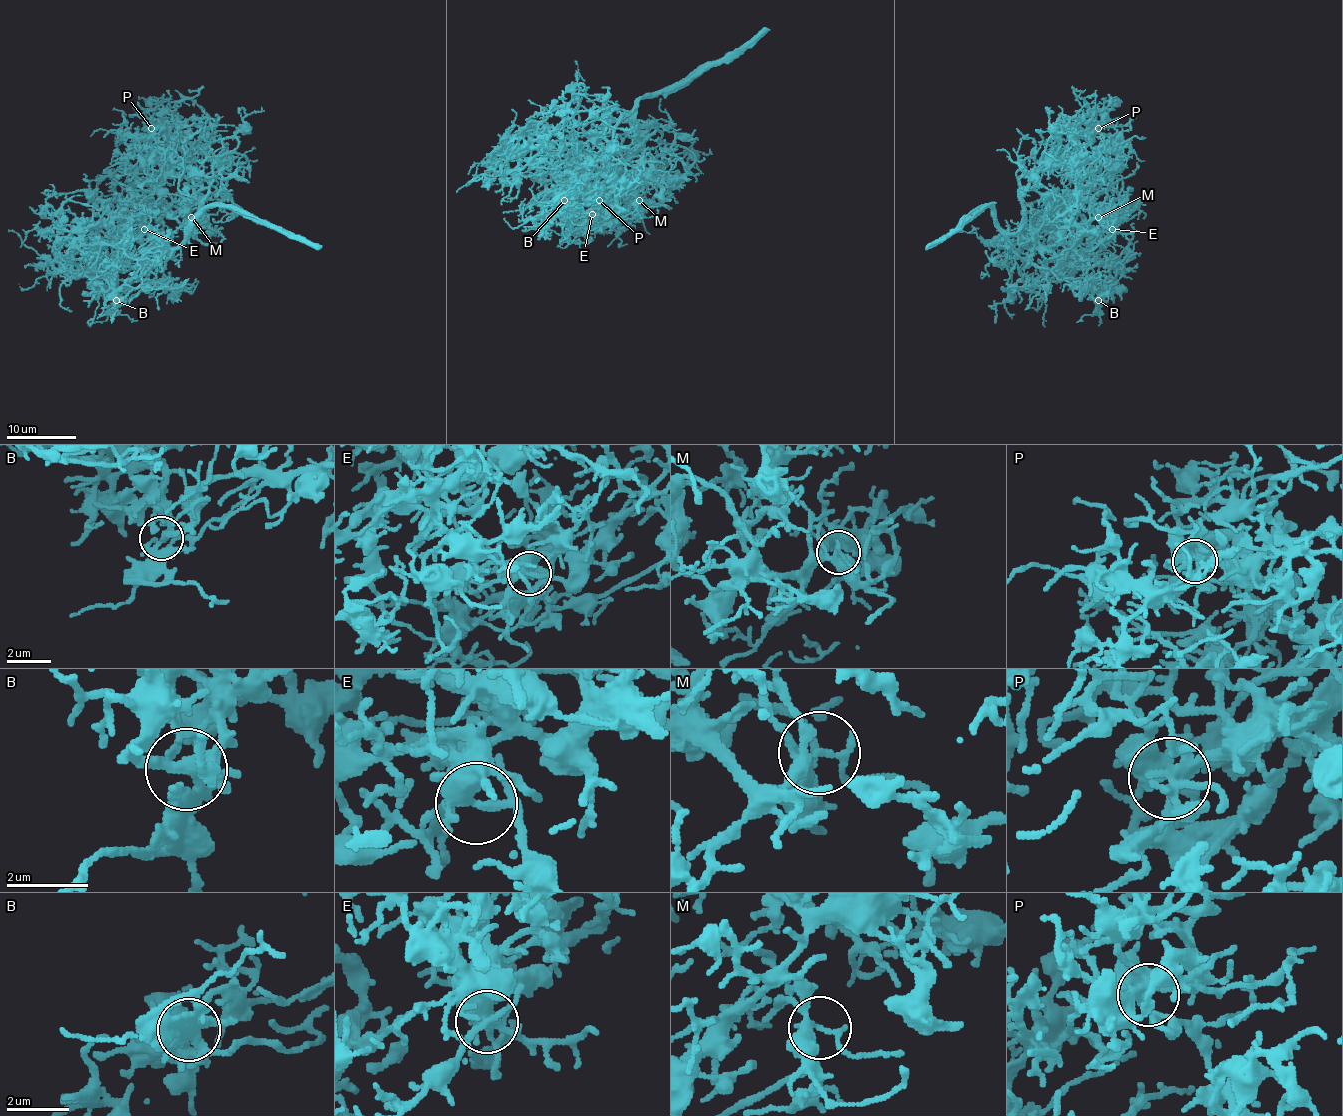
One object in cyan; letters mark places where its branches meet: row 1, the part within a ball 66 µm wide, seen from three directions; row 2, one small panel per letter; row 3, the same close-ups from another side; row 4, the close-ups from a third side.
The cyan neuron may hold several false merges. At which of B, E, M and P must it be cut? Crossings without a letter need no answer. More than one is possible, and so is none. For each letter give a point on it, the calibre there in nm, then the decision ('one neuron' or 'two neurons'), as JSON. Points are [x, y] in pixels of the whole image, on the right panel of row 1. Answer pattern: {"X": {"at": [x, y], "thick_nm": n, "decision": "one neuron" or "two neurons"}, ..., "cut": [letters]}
{"B": {"at": [1098, 300], "thick_nm": 300, "decision": "one neuron"}, "E": {"at": [1112, 229], "thick_nm": 400, "decision": "one neuron"}, "M": {"at": [1098, 217], "thick_nm": 280, "decision": "one neuron"}, "P": {"at": [1098, 128], "thick_nm": 380, "decision": "one neuron"}, "cut": []}

